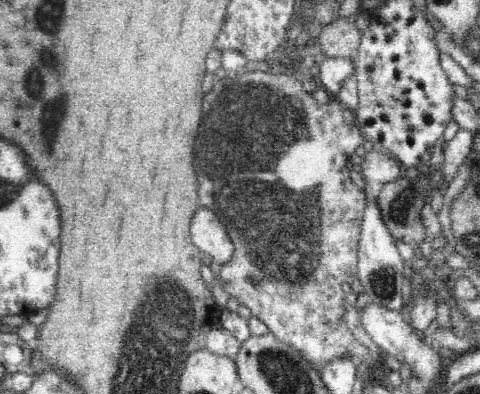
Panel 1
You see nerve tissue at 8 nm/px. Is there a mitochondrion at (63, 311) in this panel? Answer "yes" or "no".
no

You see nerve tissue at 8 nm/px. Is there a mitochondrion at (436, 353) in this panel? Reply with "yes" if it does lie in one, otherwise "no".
no

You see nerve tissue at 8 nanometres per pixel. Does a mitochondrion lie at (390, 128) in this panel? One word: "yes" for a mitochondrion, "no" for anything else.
no

